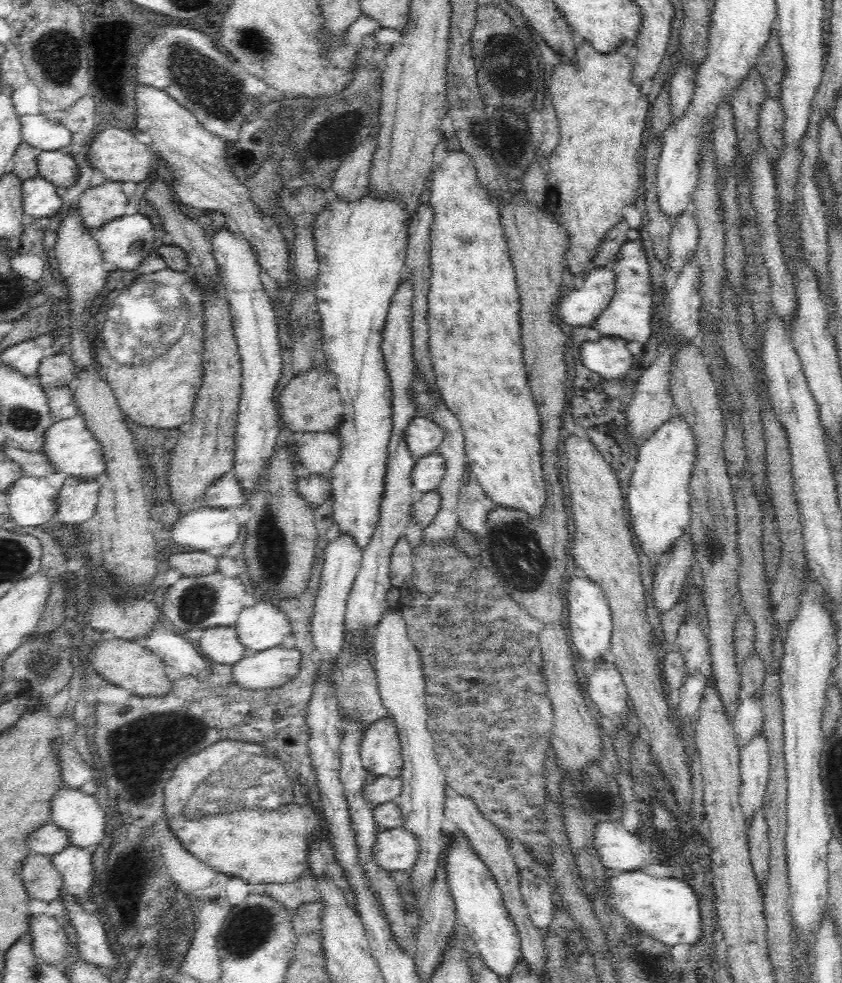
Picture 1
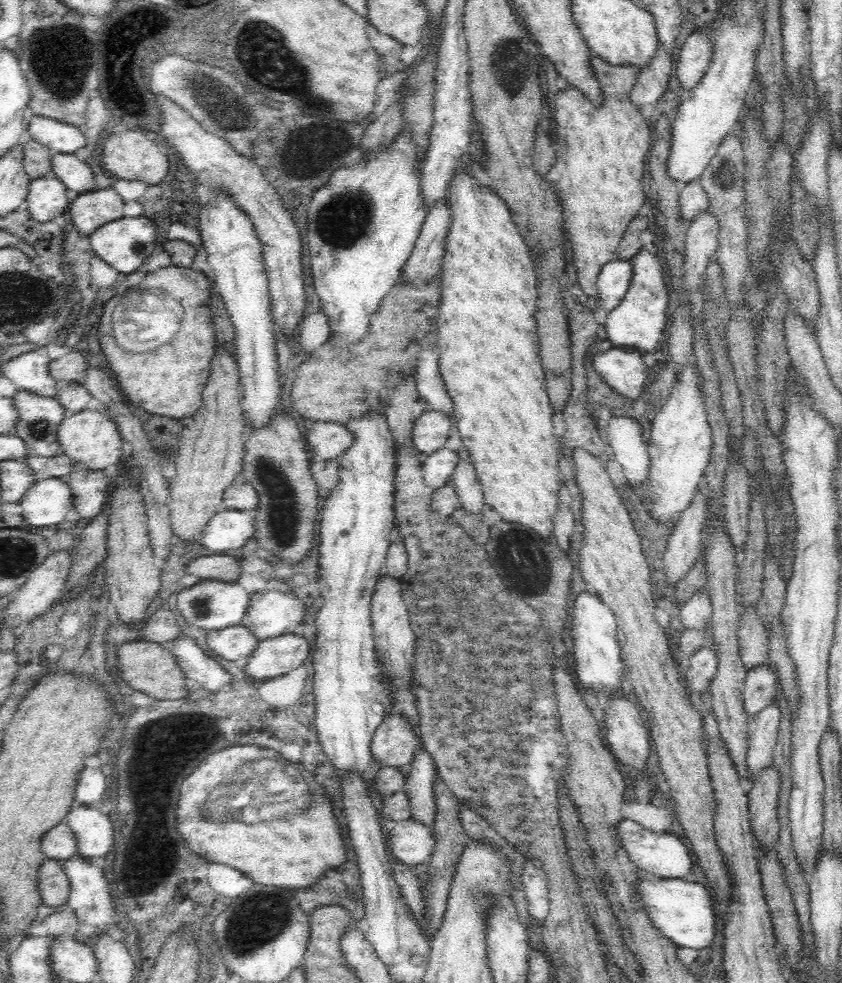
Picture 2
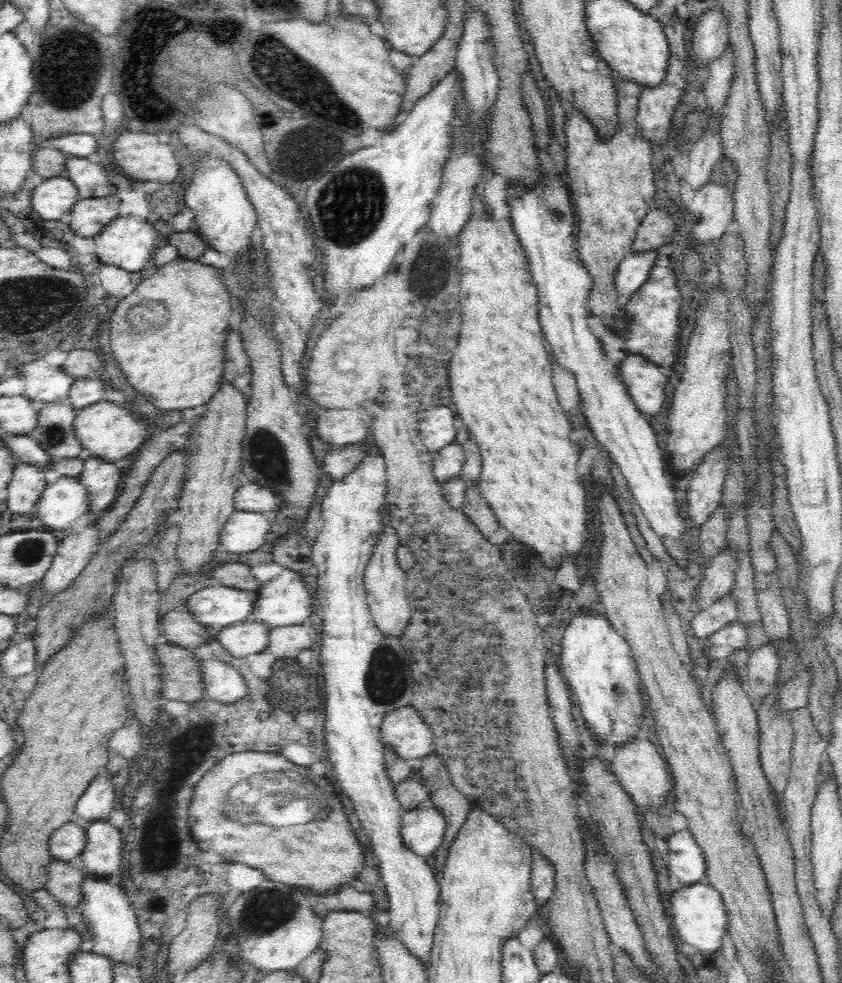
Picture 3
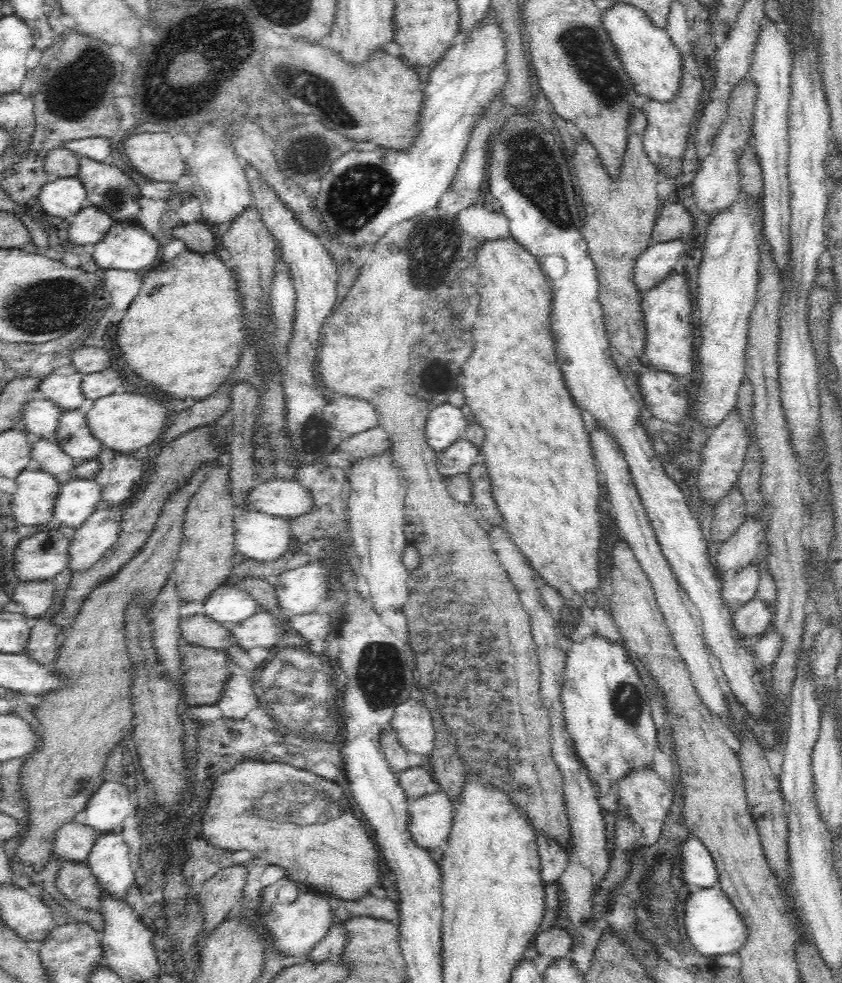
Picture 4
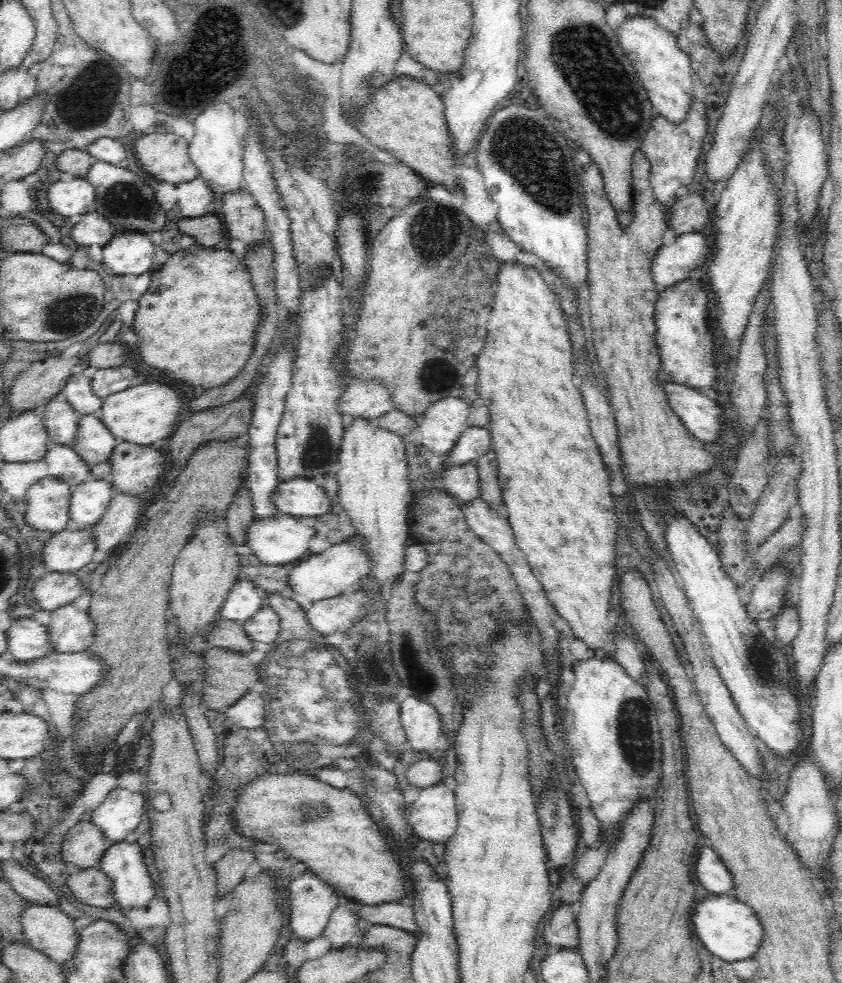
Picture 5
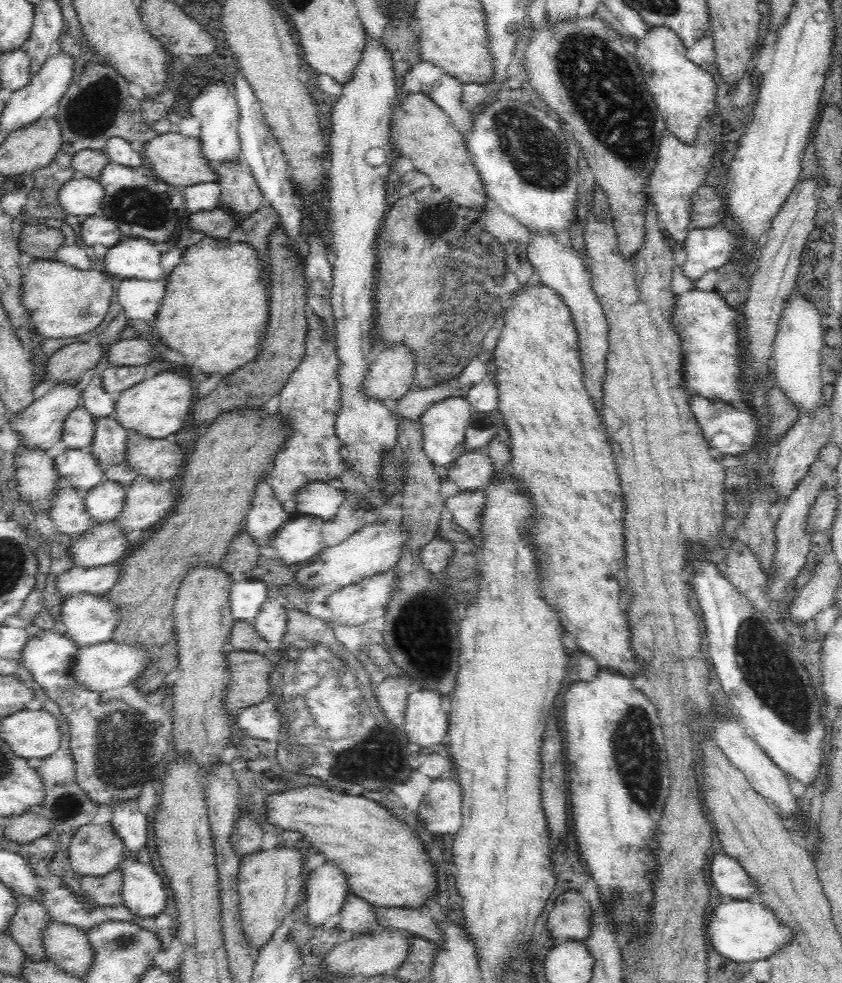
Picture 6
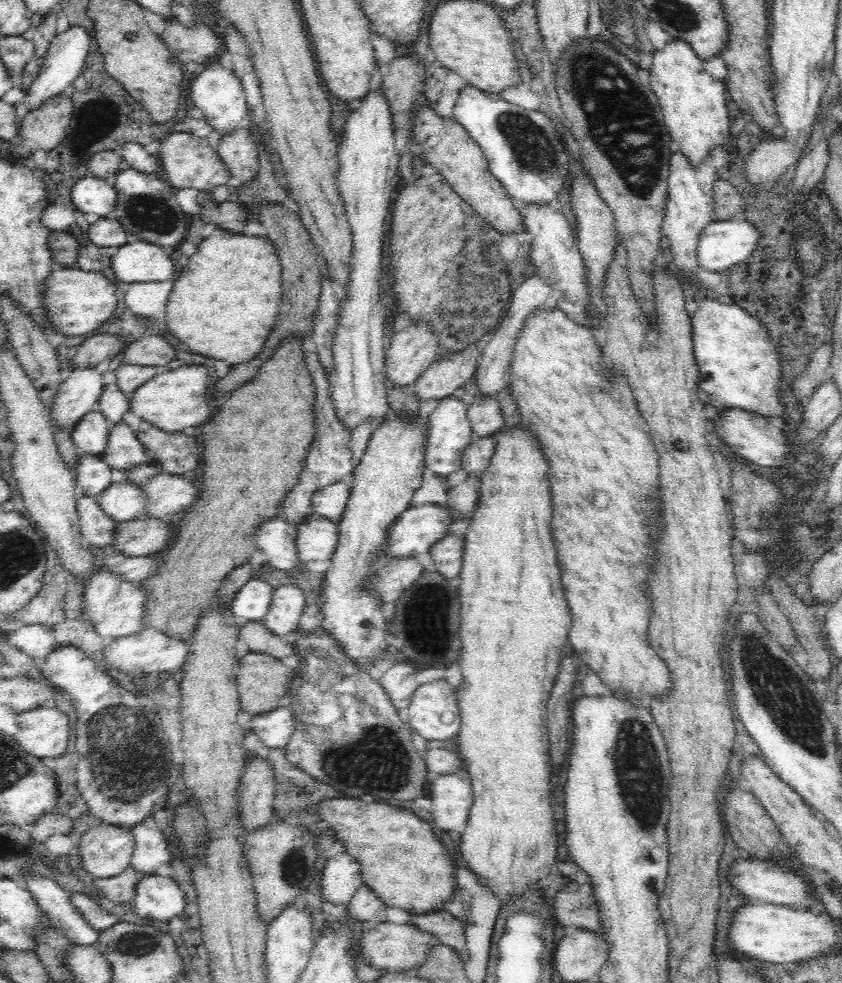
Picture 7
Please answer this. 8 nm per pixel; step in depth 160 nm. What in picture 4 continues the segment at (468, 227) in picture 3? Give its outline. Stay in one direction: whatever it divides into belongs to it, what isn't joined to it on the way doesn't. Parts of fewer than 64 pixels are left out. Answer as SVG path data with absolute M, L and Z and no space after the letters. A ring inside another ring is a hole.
M511 235L504 238L492 238L492 240L478 240L476 244L476 269L478 269L478 284L476 284L476 293L478 293L478 310L480 316L476 322L476 328L472 330L472 354L466 358L466 362L460 366L459 383L464 391L464 410L472 416L472 422L476 422L485 435L483 446L481 448L481 461L492 486L492 495L496 501L497 509L503 520L503 528L510 540L526 557L530 564L536 569L536 572L546 580L546 584L558 589L558 592L564 597L565 604L570 606L572 612L579 612L584 597L588 590L604 587L603 581L598 575L598 549L601 547L602 532L600 532L600 510L598 510L598 498L600 496L600 487L602 485L601 474L594 467L592 459L593 452L589 446L589 436L585 433L584 422L581 416L580 408L572 401L572 395L568 392L562 378L560 365L556 361L554 353L554 335L550 330L550 302L552 302L552 291L544 279L544 273L540 270L540 265L535 256L532 256L526 247Z

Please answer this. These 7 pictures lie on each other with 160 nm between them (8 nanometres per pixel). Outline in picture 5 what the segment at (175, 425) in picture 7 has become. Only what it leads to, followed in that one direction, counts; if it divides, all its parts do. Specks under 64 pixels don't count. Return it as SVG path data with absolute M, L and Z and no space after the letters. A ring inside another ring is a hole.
M162 382L134 383L130 388L102 399L101 422L114 436L116 444L149 446L157 440L166 440L174 433L174 422L180 410L180 392Z

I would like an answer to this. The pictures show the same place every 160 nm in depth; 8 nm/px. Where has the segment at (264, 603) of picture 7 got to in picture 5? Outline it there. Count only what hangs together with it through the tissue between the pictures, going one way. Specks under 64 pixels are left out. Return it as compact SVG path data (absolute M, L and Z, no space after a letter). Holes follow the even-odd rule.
M237 580L228 590L224 604L220 606L220 618L243 624L263 607L257 587L246 580Z

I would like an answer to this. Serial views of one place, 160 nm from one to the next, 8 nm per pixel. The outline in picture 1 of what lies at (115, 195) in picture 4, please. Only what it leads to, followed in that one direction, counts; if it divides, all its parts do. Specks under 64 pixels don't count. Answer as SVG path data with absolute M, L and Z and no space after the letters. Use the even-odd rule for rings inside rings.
M40 151L36 158L38 176L57 187L72 186L76 180L76 161L59 151Z

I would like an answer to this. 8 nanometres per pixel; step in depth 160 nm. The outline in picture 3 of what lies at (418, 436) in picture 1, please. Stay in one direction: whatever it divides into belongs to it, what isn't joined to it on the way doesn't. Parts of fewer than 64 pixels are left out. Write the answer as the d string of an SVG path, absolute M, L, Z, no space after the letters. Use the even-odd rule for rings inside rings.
M438 405L428 409L419 417L419 436L423 446L436 454L444 446L455 443L458 422L454 409L449 405Z

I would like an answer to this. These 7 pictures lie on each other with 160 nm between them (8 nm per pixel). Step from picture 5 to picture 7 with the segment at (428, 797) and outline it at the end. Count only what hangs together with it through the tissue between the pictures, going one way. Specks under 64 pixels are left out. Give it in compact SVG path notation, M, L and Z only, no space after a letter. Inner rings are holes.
M462 773L439 776L428 783L427 797L432 801L433 824L462 834L472 806L470 779Z

